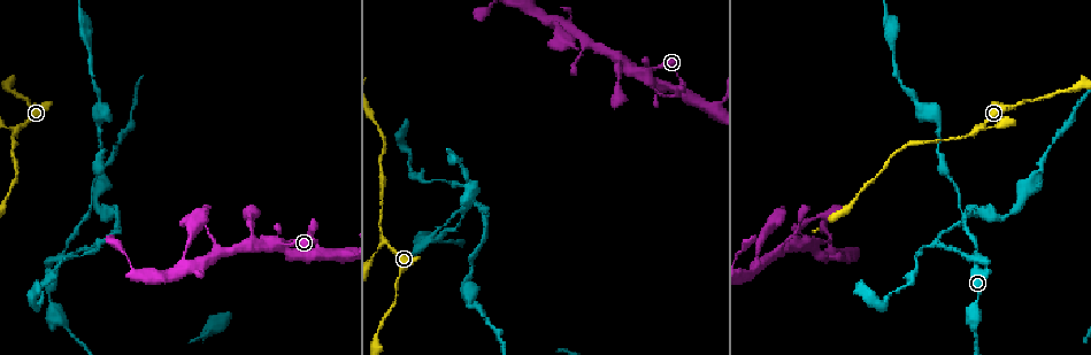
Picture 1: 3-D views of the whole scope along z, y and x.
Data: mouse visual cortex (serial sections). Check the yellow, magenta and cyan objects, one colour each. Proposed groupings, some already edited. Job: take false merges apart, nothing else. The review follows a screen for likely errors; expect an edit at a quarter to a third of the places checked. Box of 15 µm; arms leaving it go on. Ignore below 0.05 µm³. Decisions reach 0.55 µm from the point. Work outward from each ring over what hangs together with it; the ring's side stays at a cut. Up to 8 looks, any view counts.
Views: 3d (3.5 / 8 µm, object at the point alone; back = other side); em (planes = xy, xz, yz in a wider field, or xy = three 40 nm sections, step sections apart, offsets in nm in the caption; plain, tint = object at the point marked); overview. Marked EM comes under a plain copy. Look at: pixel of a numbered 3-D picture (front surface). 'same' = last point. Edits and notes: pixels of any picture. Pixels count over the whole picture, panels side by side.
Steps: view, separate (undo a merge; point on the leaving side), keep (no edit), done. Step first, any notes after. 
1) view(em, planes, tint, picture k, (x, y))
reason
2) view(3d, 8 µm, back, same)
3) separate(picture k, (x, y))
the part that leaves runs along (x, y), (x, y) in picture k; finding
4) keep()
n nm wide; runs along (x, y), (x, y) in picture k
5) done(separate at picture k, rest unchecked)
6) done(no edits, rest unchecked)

view(em, xy, step 2, tint, picture 1, (277, 242))
four-way junction

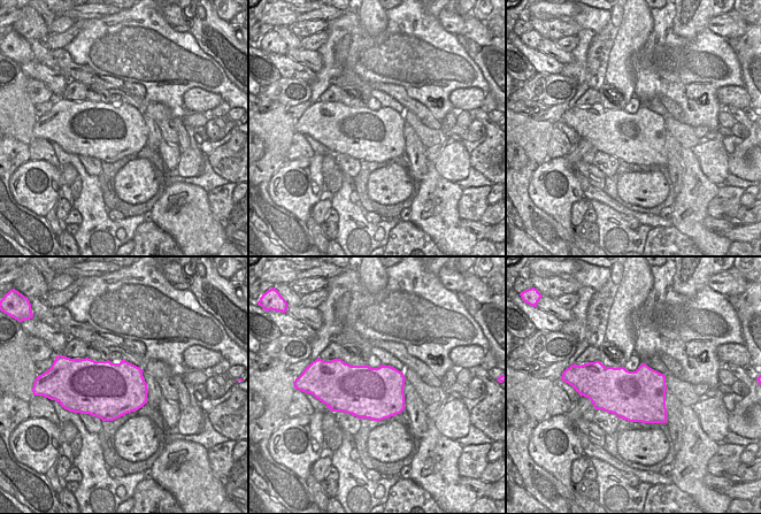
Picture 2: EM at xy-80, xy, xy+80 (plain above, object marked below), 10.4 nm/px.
view(3d, 3.5 µm, same)
see where the arms go

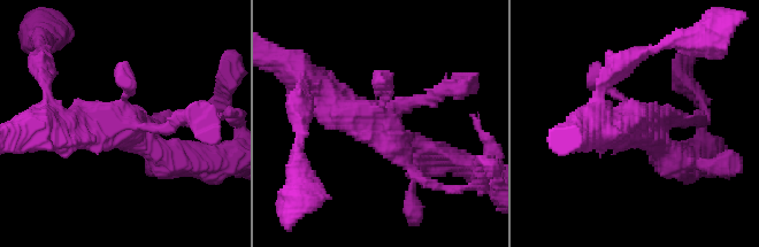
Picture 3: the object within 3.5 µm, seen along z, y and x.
keep()
one cell here

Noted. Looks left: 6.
view(3d, 3.5 µm, picture 1, (552, 23))
three-way junction

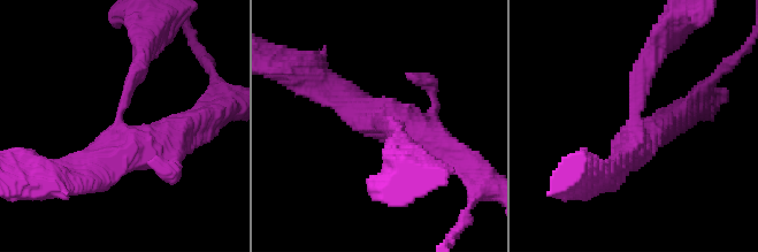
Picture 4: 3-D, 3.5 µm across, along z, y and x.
view(em, xy, step 3, tint, picture 4, (632, 132))
now the EM

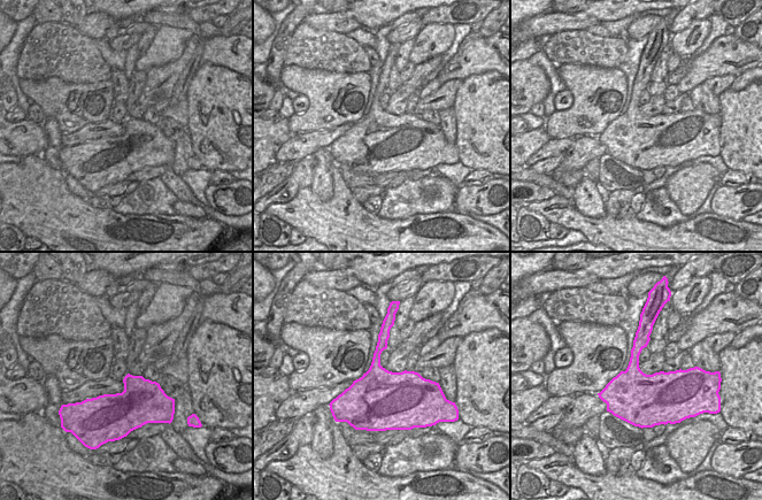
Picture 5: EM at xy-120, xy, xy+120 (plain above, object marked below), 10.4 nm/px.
keep()
runs along (457, 159), (332, 88) in picture 4; continuous, no second cell

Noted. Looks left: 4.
view(3d, 3.5 µm, picture 1, (427, 239))
two arms in line, one across

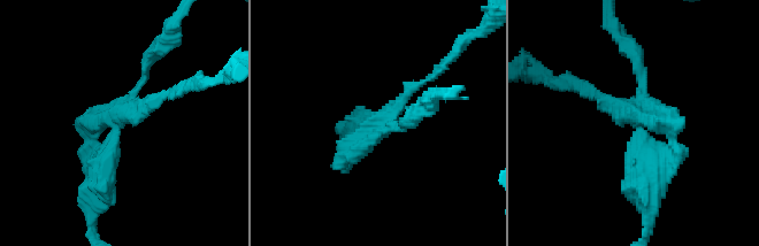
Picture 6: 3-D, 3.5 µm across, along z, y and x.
view(em, xy, step 1, tint, picture 6, (119, 112))
3 arms; arms of 150, 150, 300 nm; need the tissue

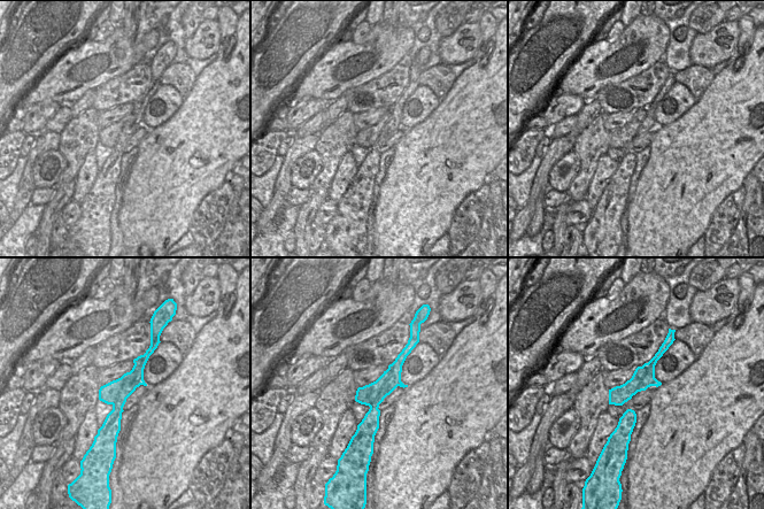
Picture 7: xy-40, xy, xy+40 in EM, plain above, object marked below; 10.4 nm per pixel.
separate(picture 6, (154, 102))
the part that leaves runs along (114, 122), (192, 83) in picture 6; a second cell is stuck on

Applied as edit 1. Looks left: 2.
done(separate at picture 6, rest unchecked)

